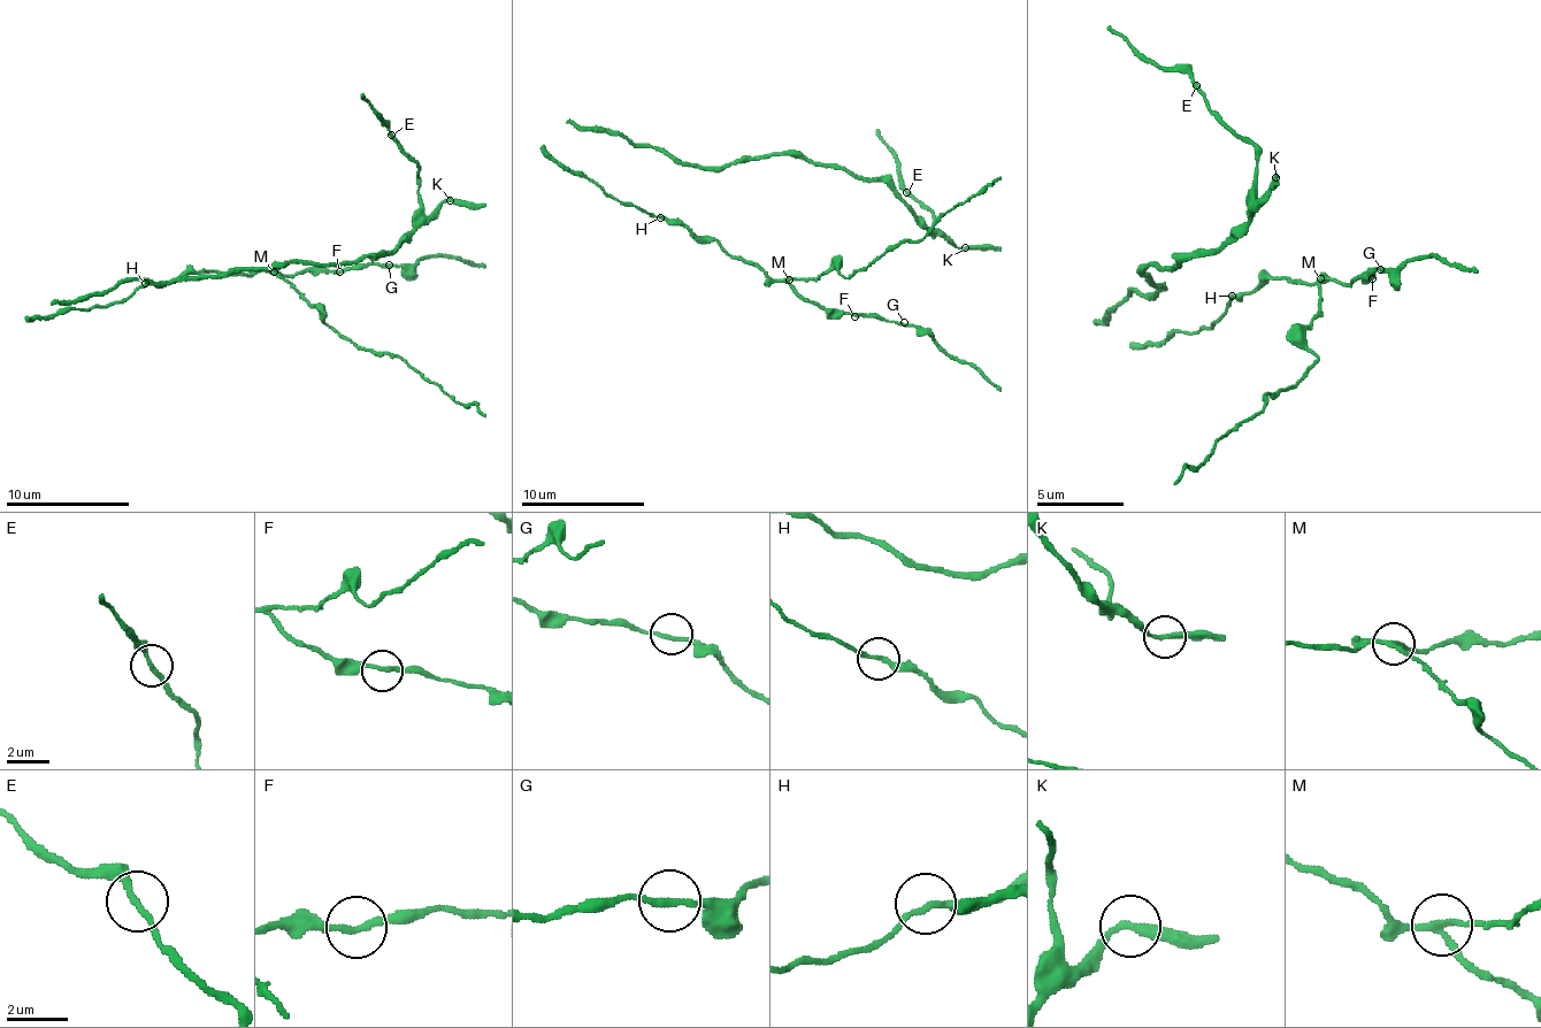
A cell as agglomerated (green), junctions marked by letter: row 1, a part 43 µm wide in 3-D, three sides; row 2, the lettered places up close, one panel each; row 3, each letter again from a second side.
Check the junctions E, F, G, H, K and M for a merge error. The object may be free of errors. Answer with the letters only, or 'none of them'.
M

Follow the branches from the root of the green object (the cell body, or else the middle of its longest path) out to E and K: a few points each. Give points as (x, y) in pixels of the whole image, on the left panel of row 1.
E: (52, 305), (105, 296), (125, 281), (173, 283), (385, 255), (419, 209), (419, 166), (391, 135)
K: (52, 305), (105, 296), (125, 281), (173, 283), (292, 262), (342, 265), (389, 255), (450, 200)

